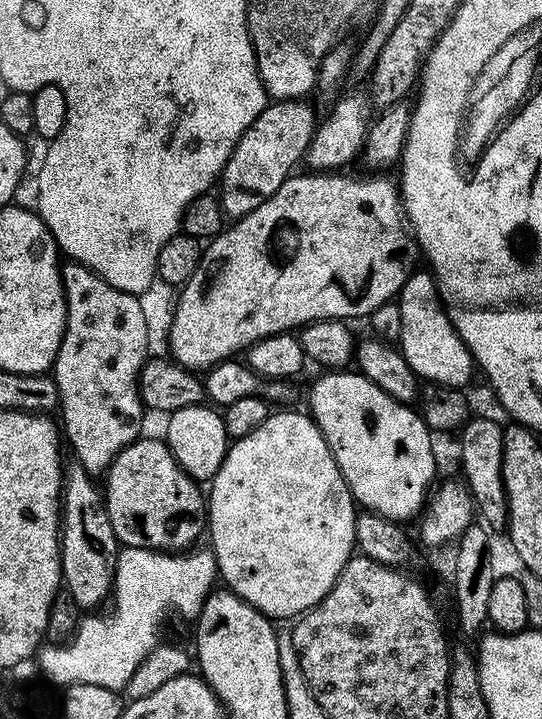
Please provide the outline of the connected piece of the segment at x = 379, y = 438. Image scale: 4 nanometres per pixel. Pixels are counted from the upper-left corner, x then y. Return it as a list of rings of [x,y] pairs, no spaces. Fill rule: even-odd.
[[[328,370],[320,376],[312,384],[312,389],[308,392],[308,404],[311,417],[316,421],[321,433],[324,435],[326,443],[333,452],[334,458],[337,460],[337,466],[340,467],[342,478],[345,479],[349,486],[350,494],[353,496],[355,502],[361,509],[369,512],[375,512],[380,516],[384,516],[390,521],[405,522],[413,516],[419,517],[426,507],[426,501],[429,499],[430,493],[433,491],[434,483],[432,479],[437,479],[438,473],[434,462],[433,451],[431,446],[434,443],[434,433],[429,428],[424,417],[420,415],[415,407],[399,404],[394,398],[390,398],[390,394],[386,394],[374,382],[370,382],[363,374],[356,370]]]

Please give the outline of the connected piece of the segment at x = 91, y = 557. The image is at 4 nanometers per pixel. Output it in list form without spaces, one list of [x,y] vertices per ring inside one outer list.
[[[77,462],[67,465],[62,485],[60,513],[60,574],[80,610],[96,610],[113,591],[116,558],[122,545],[116,540],[107,506],[97,481]]]

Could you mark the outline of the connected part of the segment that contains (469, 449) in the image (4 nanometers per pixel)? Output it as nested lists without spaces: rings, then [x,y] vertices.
[[[473,415],[468,423],[459,429],[458,443],[461,446],[459,469],[462,471],[462,480],[472,496],[479,519],[489,529],[503,529],[508,522],[508,495],[502,478],[502,446],[504,445],[502,424],[491,420],[488,416]]]

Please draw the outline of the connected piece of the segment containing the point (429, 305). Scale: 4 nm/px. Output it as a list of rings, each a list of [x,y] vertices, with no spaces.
[[[413,271],[402,286],[398,303],[402,310],[402,334],[399,350],[406,362],[420,377],[421,381],[445,384],[447,388],[463,389],[464,383],[474,373],[474,361],[468,347],[458,338],[454,326],[444,308],[444,301],[436,291],[436,282],[431,271]]]

